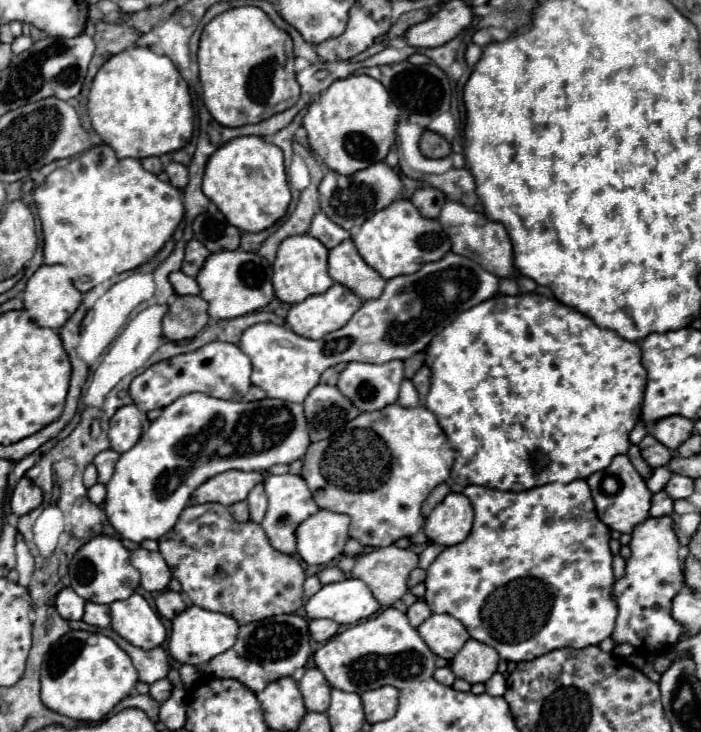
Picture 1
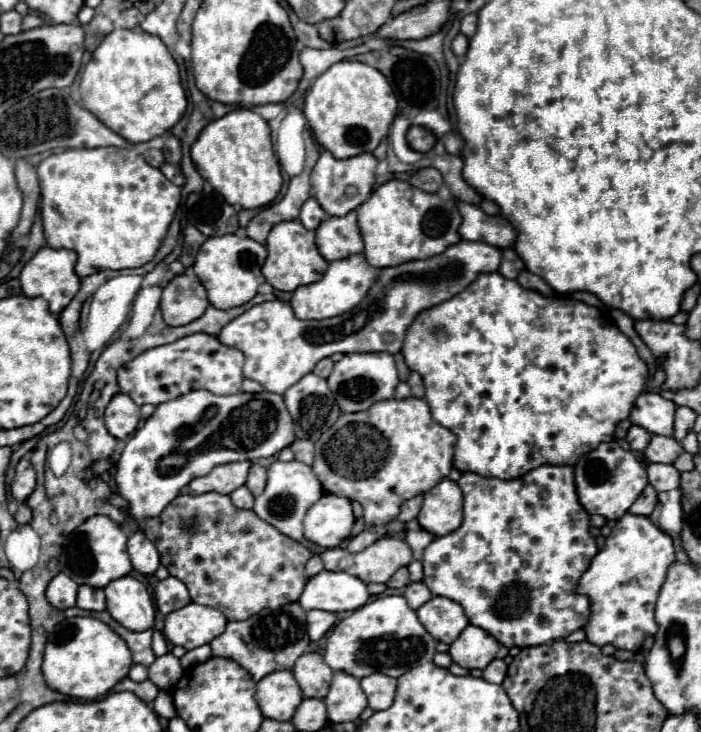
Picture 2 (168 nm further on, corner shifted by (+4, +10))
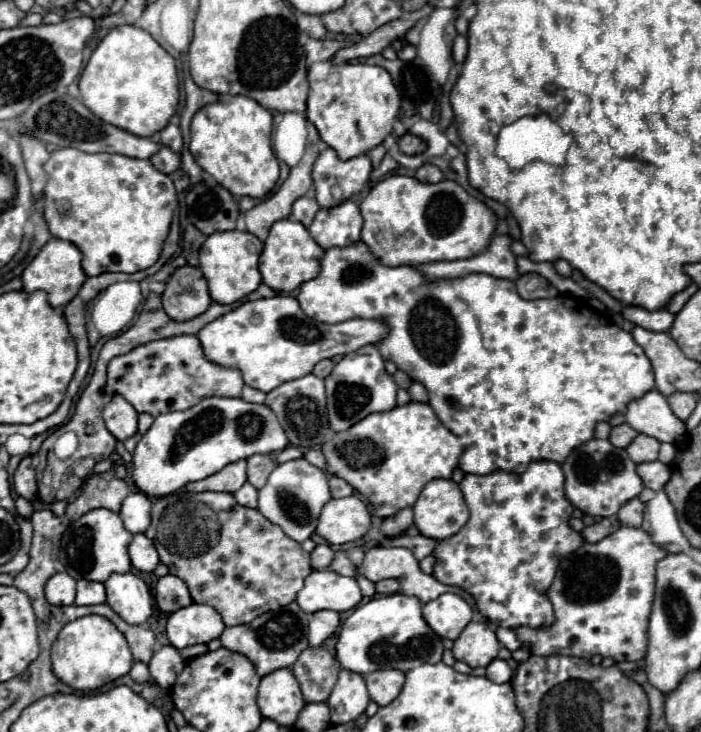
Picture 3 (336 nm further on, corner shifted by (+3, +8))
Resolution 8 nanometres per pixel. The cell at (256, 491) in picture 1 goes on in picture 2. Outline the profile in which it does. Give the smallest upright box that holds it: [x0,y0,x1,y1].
[246,462,266,496]

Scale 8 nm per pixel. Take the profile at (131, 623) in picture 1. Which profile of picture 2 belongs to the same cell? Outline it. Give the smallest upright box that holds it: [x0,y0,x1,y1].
[106,576,154,632]

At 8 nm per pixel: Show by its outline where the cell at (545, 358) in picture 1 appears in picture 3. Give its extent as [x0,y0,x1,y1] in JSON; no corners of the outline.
[297,240,655,476]

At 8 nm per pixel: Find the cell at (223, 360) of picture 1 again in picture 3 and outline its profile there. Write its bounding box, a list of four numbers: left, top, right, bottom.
[107,336,243,416]

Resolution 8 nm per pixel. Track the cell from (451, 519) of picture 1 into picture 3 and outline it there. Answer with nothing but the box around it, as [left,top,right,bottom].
[413,478,469,540]

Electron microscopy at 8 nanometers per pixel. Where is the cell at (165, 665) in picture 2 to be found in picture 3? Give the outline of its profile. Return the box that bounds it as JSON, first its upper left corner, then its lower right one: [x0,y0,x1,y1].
[149,646,185,690]

